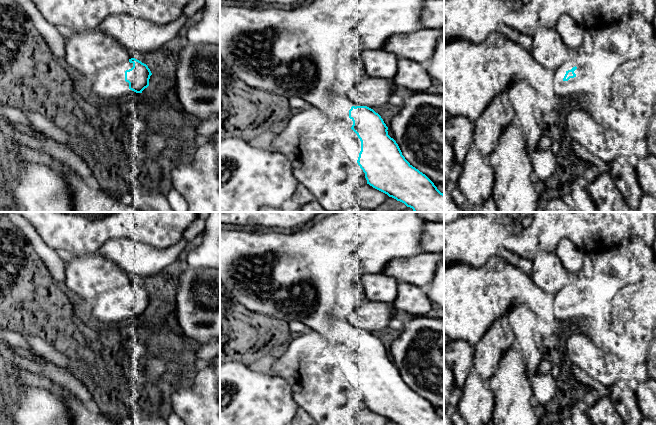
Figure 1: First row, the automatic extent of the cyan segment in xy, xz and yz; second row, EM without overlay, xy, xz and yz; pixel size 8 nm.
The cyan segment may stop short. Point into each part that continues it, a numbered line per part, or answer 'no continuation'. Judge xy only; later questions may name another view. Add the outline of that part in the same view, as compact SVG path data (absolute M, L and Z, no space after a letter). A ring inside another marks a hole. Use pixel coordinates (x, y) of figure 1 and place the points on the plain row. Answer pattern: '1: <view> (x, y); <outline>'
1: xy (106, 308); M129 285L109 290L98 295L97 299L88 306L88 317L96 319L100 323L117 323L120 315L121 302L125 300L125 291Z

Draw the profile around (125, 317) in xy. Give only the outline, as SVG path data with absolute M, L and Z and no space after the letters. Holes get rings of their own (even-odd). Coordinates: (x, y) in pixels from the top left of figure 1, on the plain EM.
M125 300L121 302L120 315L116 319L119 324L128 324L129 322L136 320L138 317L129 313L129 307L125 305Z

